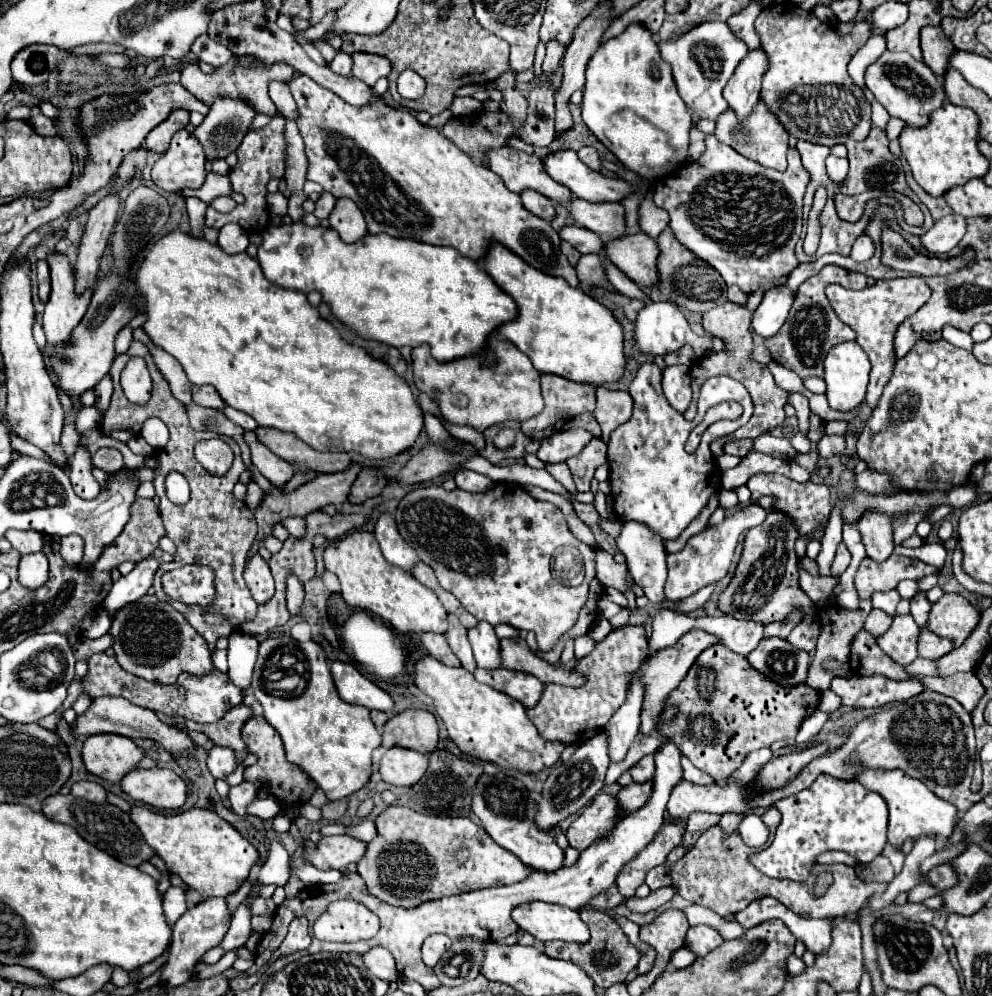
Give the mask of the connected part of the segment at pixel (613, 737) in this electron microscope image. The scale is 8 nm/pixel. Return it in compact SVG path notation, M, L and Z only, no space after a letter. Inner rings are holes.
M634 679L628 687L628 697L624 705L612 715L610 723L606 725L606 733L610 737L610 759L622 761L634 737L638 735L640 727L640 713L642 713L642 699L644 699L644 683Z

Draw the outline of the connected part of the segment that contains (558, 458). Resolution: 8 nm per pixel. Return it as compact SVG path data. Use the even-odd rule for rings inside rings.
M570 429L570 431L560 431L546 441L542 441L540 451L536 453L544 463L562 463L574 455L578 455L592 439L594 435L586 429Z

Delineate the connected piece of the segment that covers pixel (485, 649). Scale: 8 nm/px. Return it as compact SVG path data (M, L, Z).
M480 621L478 627L468 631L468 639L472 643L472 651L478 667L482 669L498 669L502 665L500 659L500 639L494 633L494 627L486 621Z

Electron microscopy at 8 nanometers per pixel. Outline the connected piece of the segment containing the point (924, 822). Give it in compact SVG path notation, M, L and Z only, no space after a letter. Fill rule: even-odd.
M862 769L854 779L858 779L866 789L880 793L888 803L888 809L890 809L888 843L894 847L902 847L906 839L916 841L926 835L950 839L952 831L958 825L958 809L954 805L946 803L944 799L938 799L924 783L904 775L900 769L894 769L894 771Z

